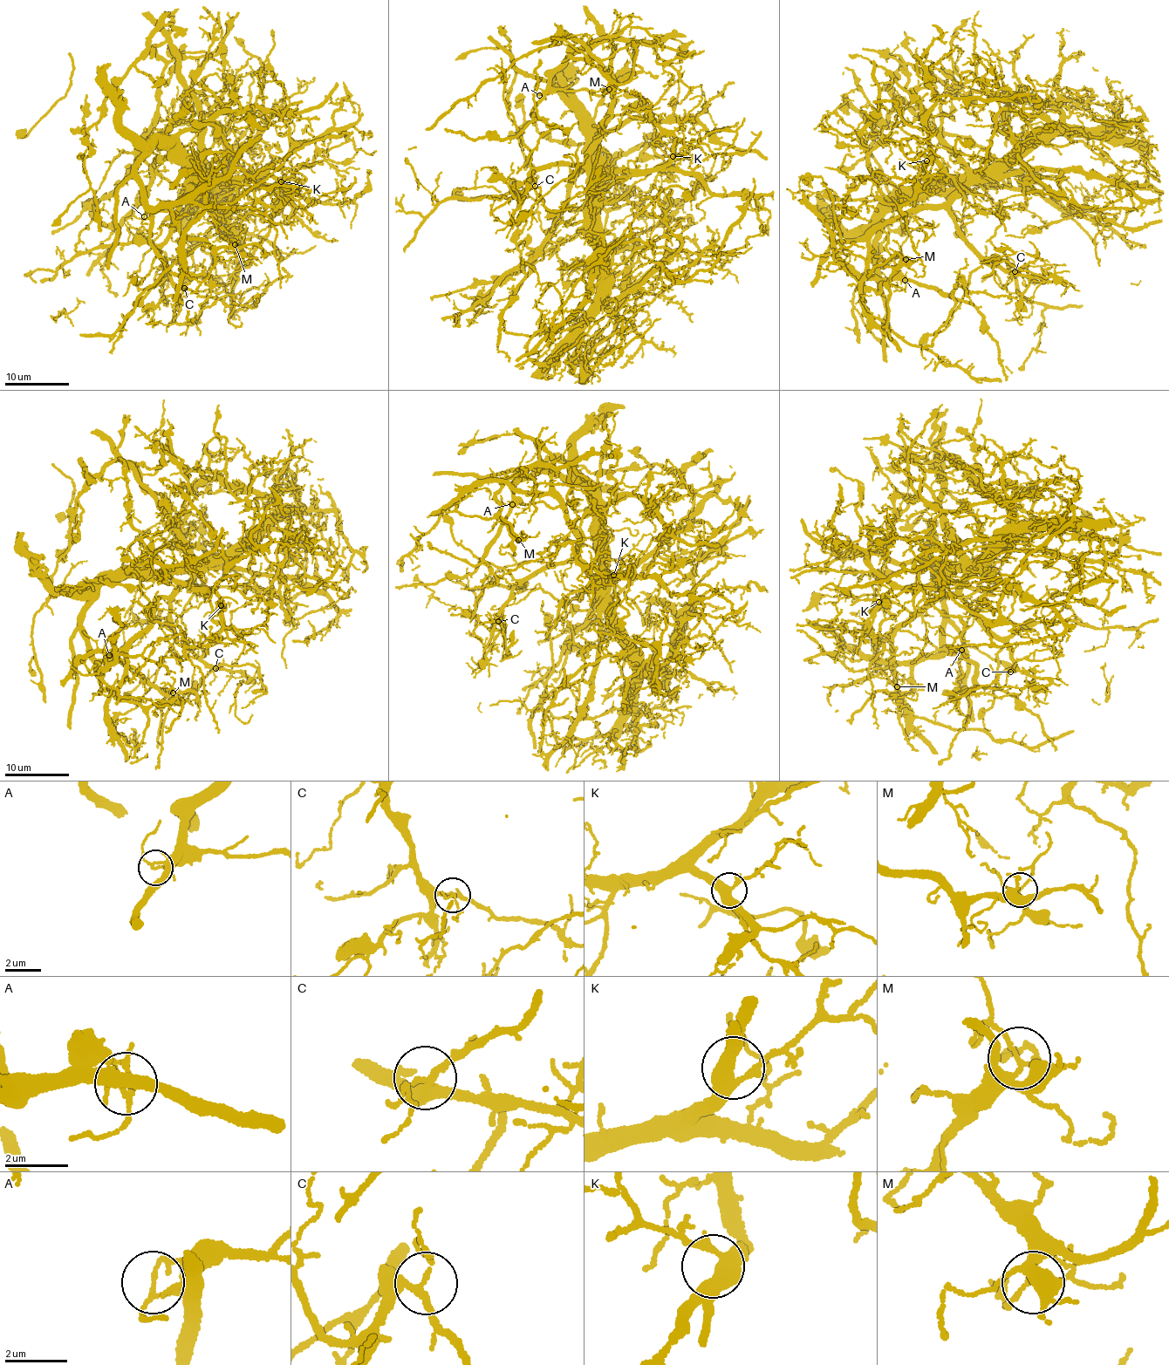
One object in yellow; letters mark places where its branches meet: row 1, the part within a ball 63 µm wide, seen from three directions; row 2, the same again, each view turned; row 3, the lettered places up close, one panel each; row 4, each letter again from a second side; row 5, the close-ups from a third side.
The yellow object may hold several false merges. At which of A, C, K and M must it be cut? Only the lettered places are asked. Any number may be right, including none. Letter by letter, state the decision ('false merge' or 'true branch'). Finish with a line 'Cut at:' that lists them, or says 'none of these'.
A: false merge
C: true branch
K: true branch
M: true branch
Cut at: A

